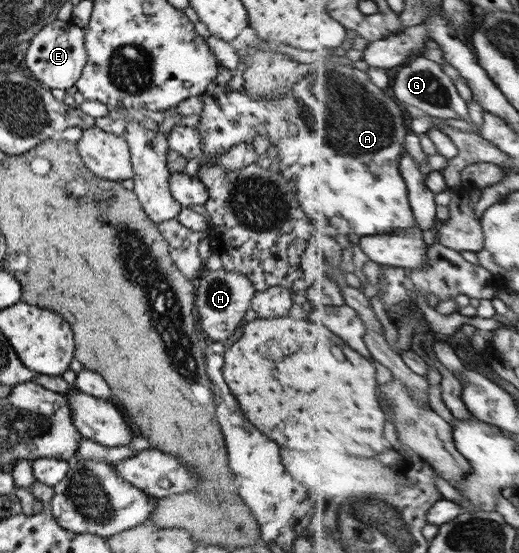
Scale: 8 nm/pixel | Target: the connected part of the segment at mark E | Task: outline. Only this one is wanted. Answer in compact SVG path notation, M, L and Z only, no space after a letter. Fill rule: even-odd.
M55 19L46 23L45 27L39 30L29 42L27 52L23 56L25 68L47 89L59 88L64 91L74 85L87 62L87 55L83 48L85 42L83 36L85 36L83 30L74 26L70 21L61 22Z

